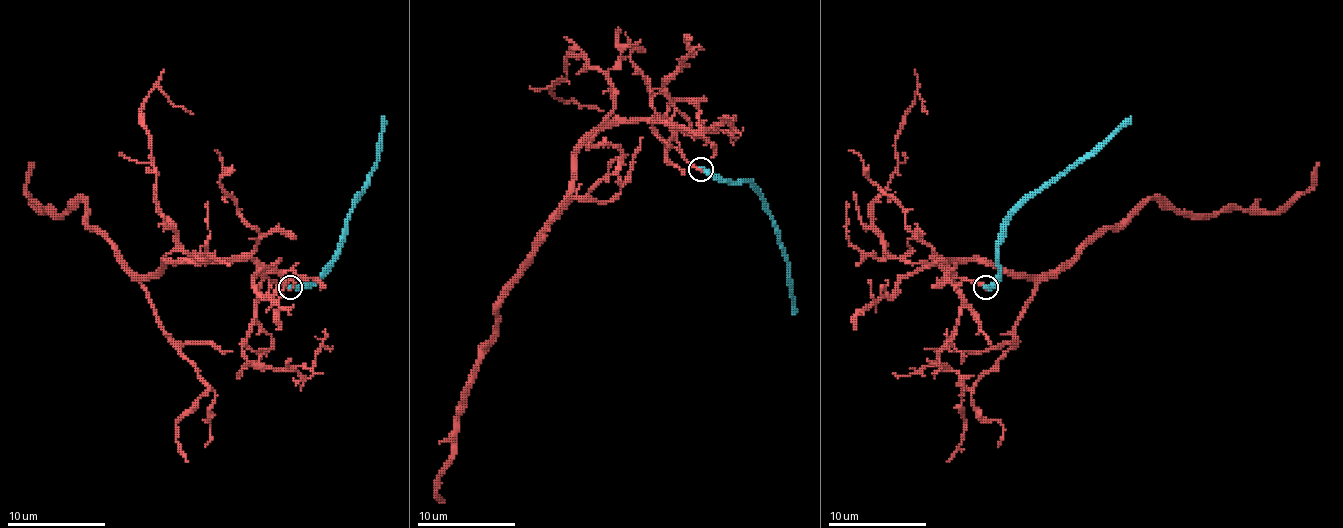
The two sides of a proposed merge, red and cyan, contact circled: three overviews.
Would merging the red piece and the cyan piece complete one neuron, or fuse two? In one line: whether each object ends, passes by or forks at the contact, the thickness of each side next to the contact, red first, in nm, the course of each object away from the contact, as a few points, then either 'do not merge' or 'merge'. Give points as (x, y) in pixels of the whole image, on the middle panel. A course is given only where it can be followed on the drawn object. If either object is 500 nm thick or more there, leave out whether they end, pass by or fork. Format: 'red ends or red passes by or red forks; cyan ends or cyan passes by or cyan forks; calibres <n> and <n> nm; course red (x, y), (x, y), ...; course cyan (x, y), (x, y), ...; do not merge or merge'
red ends; cyan ends; calibres 240 and 300 nm; course red (701, 169), (660, 120), (603, 123), (581, 145), (564, 206), (498, 307), (439, 478), (444, 502); course cyan (701, 169), (731, 182), (748, 182), (758, 191), (770, 213), (787, 265), (794, 314); do not merge

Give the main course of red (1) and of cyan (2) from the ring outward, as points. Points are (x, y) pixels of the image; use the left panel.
1: (291, 288), (249, 258), (166, 261), (139, 275), (88, 224), (83, 199), (66, 214), (29, 199), (34, 163)
2: (291, 288), (308, 285), (320, 275), (337, 251), (347, 219), (377, 163), (384, 116)

